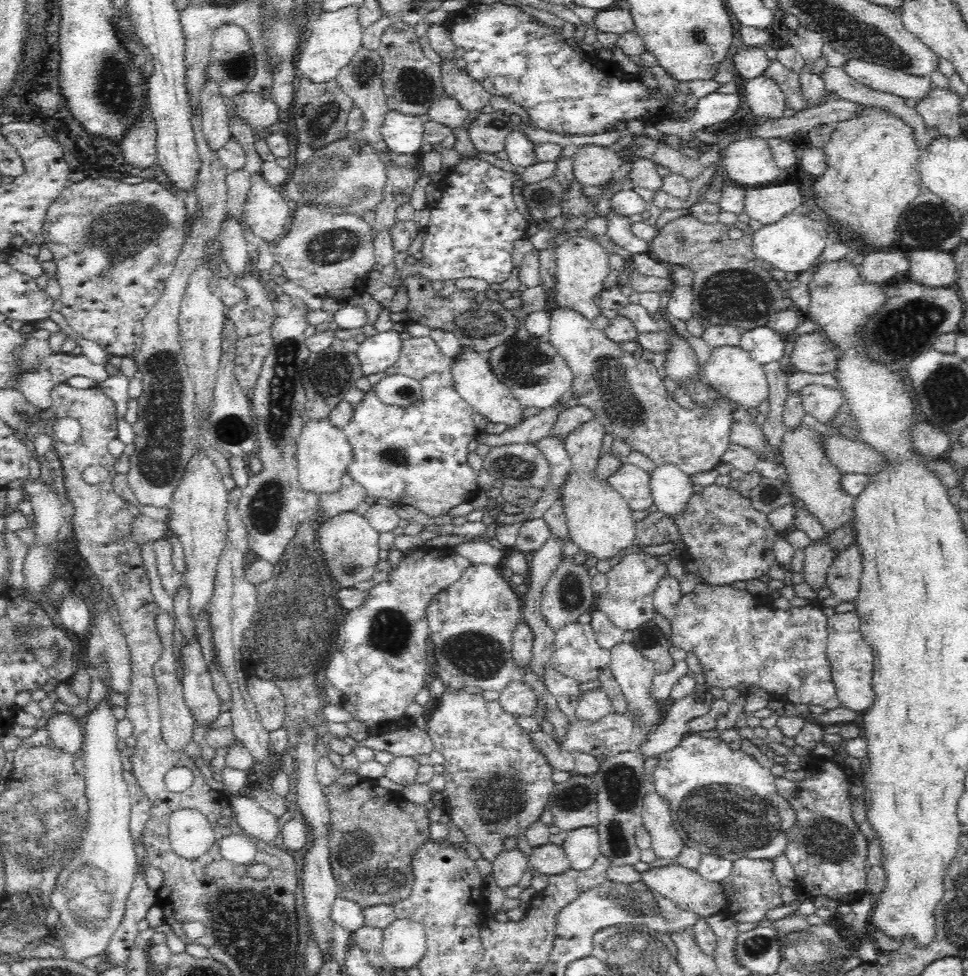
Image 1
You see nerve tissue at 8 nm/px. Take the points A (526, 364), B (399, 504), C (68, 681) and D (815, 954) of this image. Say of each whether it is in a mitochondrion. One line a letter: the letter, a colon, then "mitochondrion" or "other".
A: mitochondrion
B: other
C: other
D: mitochondrion

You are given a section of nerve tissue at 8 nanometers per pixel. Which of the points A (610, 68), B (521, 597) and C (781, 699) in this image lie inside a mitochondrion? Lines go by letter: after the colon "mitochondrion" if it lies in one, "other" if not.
A: other
B: other
C: other

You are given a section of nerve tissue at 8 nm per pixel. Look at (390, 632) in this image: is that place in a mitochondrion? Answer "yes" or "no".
yes

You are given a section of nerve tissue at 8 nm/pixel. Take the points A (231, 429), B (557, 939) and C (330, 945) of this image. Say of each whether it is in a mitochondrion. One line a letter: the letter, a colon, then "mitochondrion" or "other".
A: mitochondrion
B: other
C: mitochondrion

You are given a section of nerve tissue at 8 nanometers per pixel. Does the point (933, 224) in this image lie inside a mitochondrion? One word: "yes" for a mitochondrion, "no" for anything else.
yes

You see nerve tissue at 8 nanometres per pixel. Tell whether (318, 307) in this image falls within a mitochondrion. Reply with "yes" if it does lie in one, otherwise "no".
no

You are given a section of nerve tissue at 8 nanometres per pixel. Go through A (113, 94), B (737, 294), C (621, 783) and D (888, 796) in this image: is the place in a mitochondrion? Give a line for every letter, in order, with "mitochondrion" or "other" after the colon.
A: mitochondrion
B: mitochondrion
C: mitochondrion
D: other

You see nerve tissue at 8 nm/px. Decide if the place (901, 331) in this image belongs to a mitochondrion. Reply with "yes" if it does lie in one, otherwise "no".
yes

